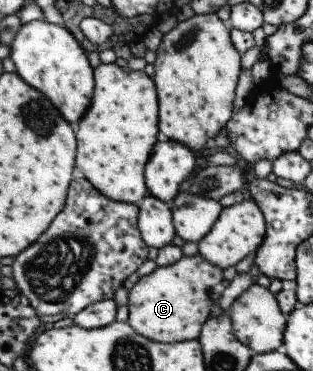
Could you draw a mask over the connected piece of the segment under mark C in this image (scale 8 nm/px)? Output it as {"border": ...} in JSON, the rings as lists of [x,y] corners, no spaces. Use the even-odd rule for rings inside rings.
{"border":[[[200,254],[182,256],[172,265],[156,266],[156,268],[145,276],[140,276],[136,283],[127,293],[128,318],[126,323],[141,336],[153,342],[171,344],[184,340],[197,339],[202,324],[213,313],[212,307],[215,304],[216,292],[220,289],[222,270],[209,261],[206,261]]]}

